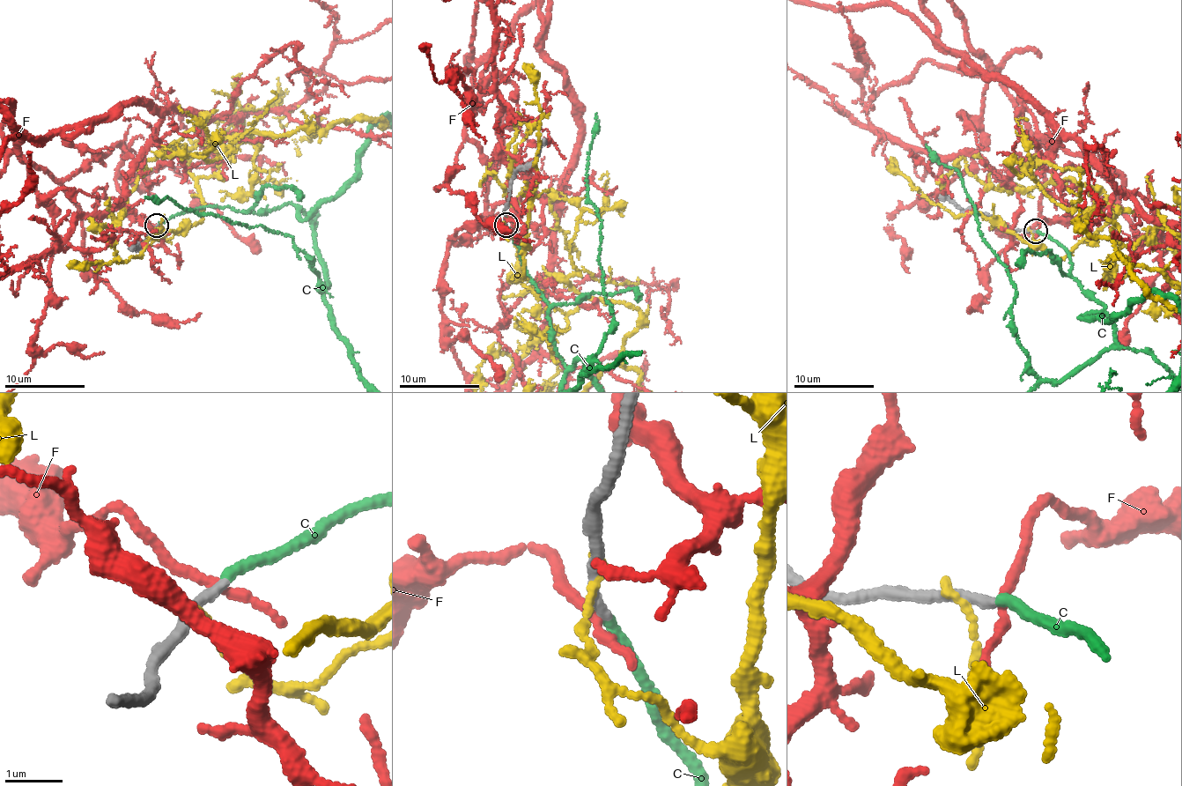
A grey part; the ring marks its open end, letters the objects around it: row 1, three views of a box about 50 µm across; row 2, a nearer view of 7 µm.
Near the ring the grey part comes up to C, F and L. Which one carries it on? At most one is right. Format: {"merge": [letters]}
{"merge": ["C"]}

